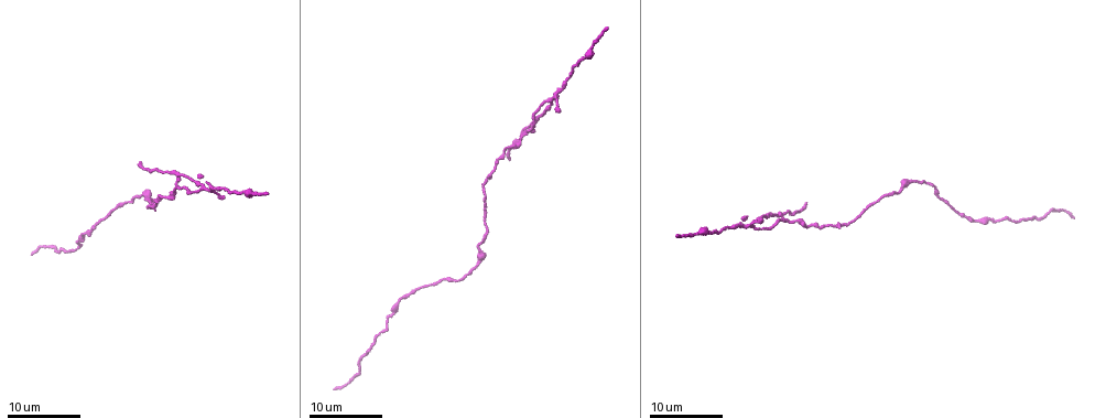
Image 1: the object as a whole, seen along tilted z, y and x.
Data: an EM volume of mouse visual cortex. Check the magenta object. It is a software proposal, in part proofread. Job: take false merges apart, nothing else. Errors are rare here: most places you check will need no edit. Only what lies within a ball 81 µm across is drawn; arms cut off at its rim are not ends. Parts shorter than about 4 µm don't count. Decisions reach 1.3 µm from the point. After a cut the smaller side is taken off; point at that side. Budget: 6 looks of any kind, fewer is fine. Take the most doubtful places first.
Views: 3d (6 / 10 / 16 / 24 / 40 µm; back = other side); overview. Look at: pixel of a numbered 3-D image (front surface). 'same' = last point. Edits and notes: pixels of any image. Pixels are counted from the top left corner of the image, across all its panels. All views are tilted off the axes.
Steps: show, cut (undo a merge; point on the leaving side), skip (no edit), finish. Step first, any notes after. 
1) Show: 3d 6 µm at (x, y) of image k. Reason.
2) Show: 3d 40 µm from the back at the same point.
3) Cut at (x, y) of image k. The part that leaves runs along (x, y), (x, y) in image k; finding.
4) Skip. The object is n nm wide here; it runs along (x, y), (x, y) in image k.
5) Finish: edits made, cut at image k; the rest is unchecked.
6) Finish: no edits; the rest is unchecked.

Show: 3d 16 µm at (204, 187) of image 1. Three arms meet.

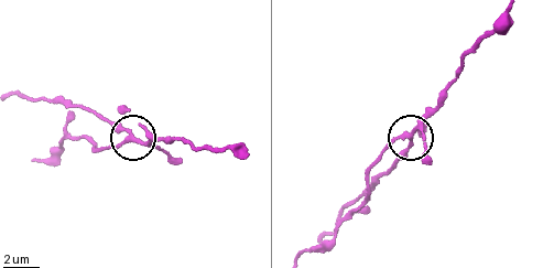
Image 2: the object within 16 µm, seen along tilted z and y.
Show: 3d 10 µm at (131, 137) of image 2.

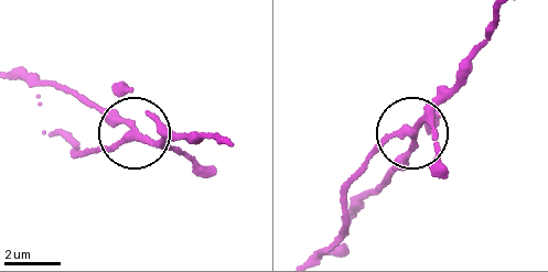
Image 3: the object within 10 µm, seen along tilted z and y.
Skip. It runs along (325, 253), (375, 151), (410, 134), (389, 186) in image 3; continuous, no second neuron.

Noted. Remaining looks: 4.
Show: 3d 24 µm at (180, 186) of image 1. Narrows sharply.

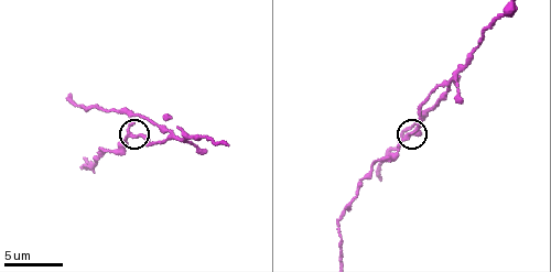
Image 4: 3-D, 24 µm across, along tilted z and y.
Show: 3d 10 µm at (414, 132) of image 4.

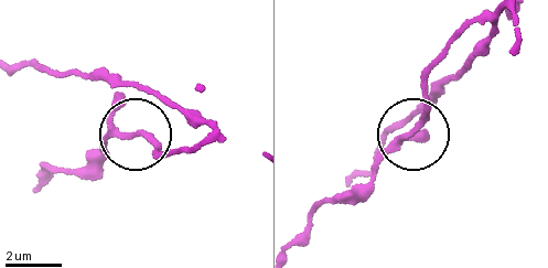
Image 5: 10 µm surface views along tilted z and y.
Skip. The object is 160 nm wide here; continuous, no second neuron.

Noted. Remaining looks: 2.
Show: 3d 16 µm at (96, 165) of image 4. Narrows sharply.

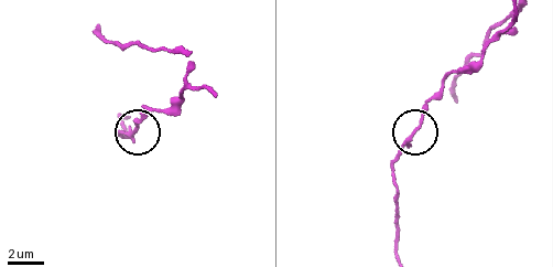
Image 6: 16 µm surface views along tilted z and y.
Skip. It runs along (396, 241), (396, 162), (410, 143), (422, 115), (444, 86) in image 6; continuous, no second neuron.

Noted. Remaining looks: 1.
Finish: no edits; the rest is unchecked.

